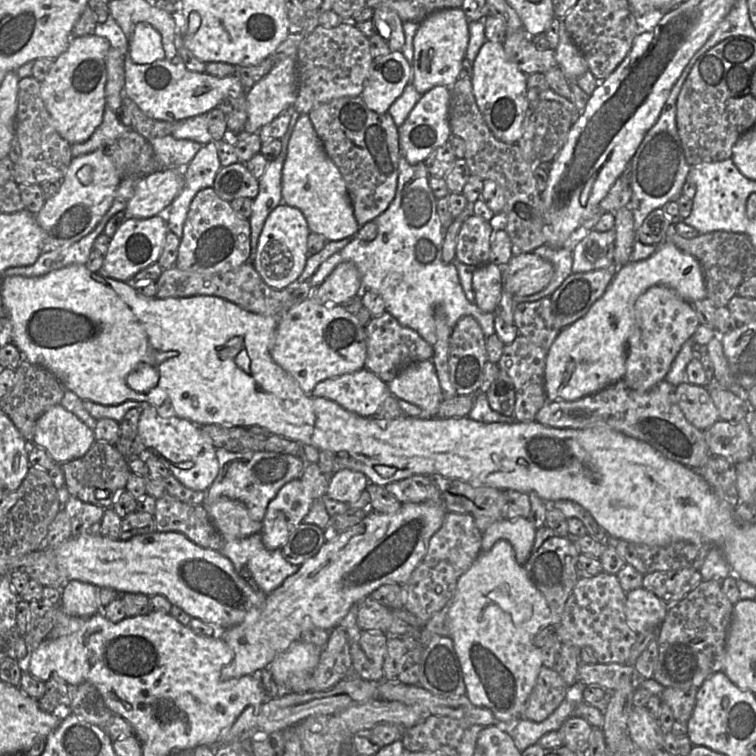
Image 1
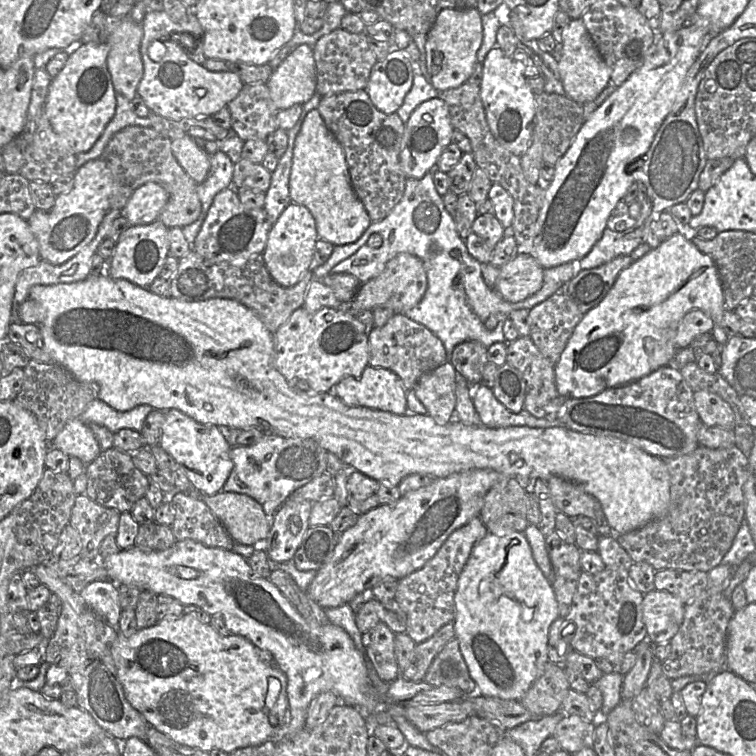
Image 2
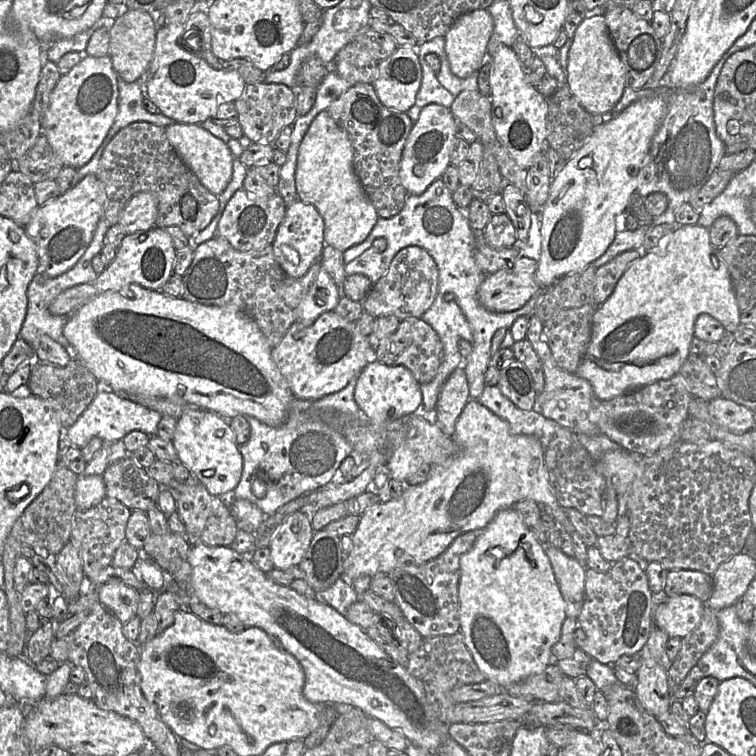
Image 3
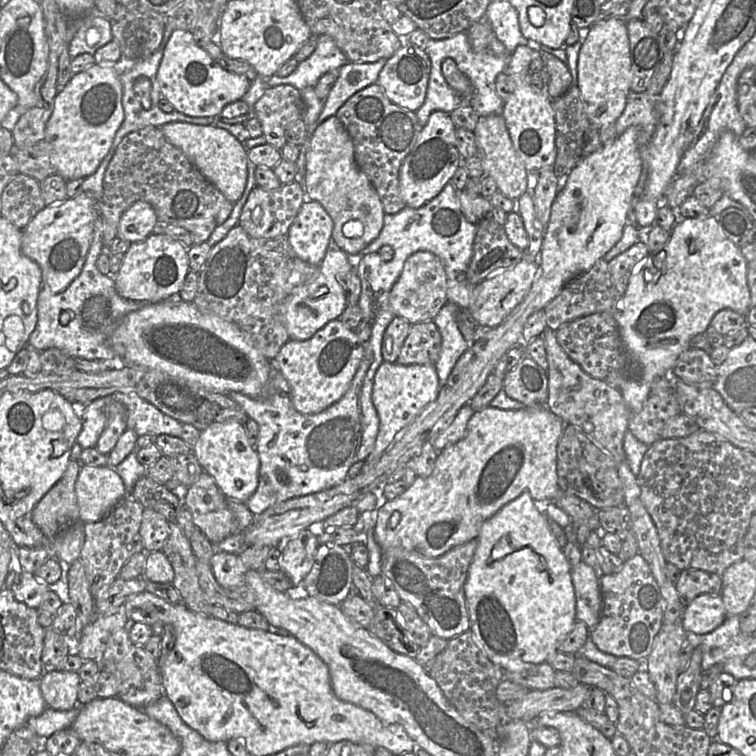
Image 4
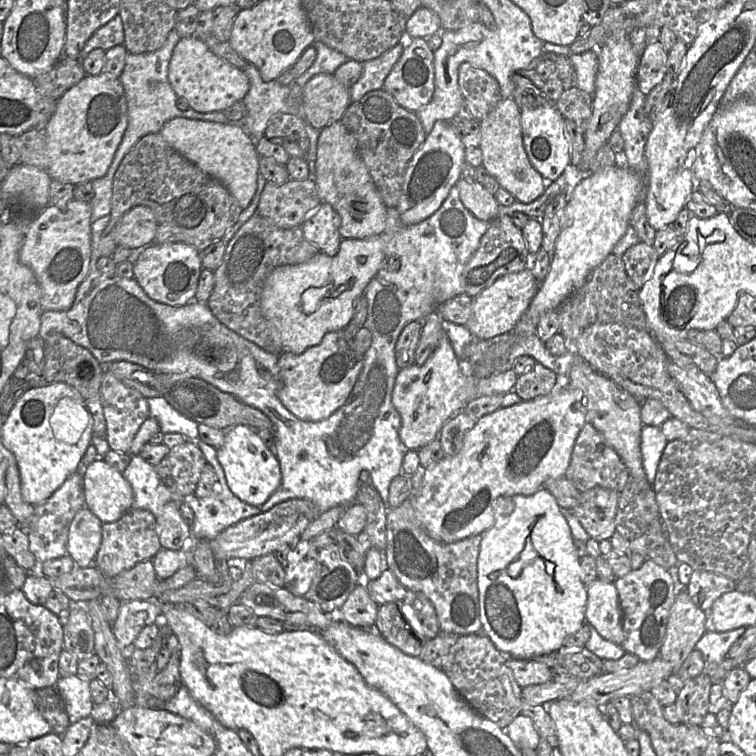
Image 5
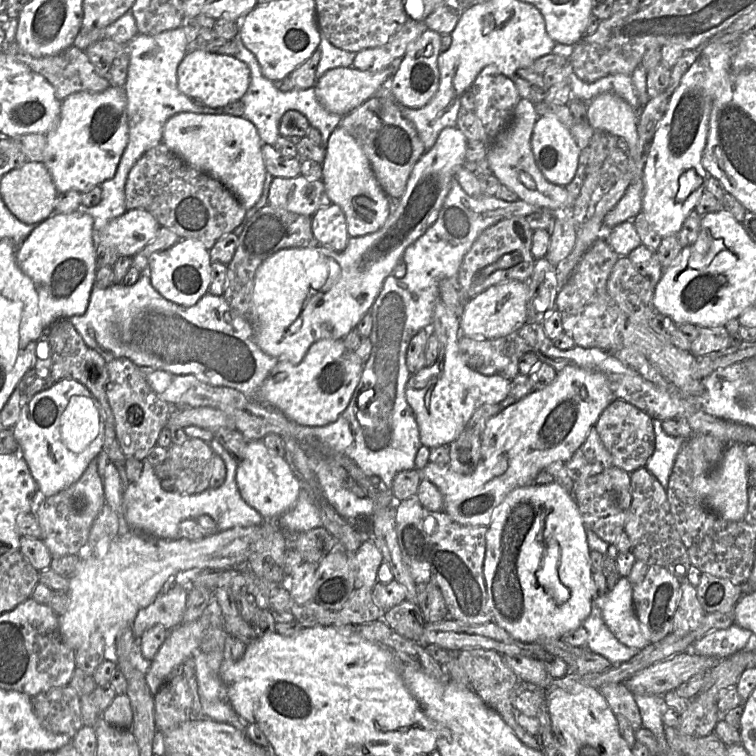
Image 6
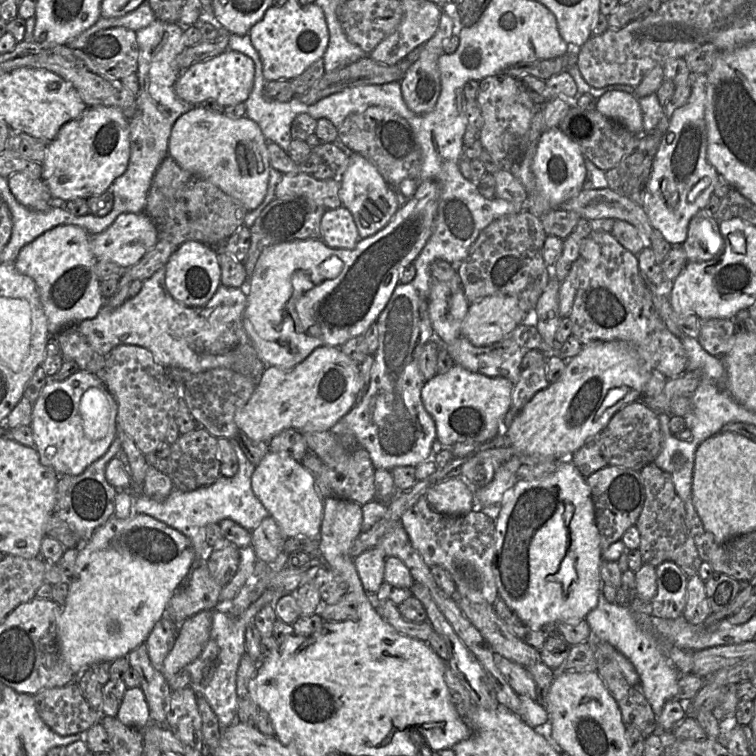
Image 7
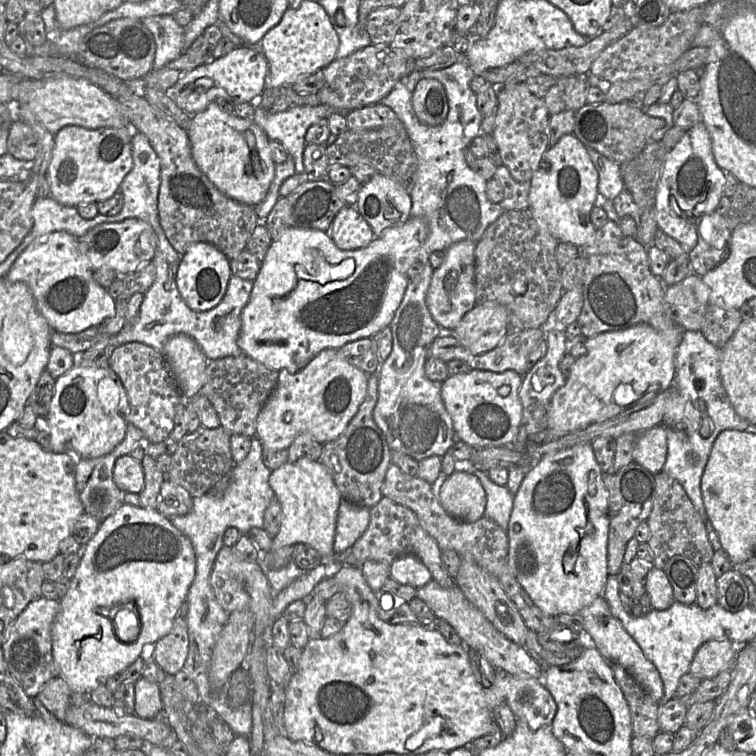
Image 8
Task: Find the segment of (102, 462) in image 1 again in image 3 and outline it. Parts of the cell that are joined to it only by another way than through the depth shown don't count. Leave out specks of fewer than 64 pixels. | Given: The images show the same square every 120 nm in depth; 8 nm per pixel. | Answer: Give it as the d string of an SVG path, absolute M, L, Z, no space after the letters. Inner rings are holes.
M132 456L109 463L102 474L105 483L105 498L113 498L132 511L146 512L157 508L157 499L162 488L138 466Z

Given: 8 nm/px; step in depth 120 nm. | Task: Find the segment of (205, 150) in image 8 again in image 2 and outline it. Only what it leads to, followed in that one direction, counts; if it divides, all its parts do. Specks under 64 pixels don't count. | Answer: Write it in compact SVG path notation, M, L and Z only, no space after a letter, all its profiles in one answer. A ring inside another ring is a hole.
M185 135L171 141L172 154L197 183L202 183L210 170L210 156L198 145L191 136Z

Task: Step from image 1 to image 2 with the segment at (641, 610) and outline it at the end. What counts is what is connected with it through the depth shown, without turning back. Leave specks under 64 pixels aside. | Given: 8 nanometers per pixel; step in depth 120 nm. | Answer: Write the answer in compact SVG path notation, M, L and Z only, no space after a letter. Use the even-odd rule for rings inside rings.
M668 591L644 594L642 612L647 638L654 644L670 641L683 622L684 607L685 603Z

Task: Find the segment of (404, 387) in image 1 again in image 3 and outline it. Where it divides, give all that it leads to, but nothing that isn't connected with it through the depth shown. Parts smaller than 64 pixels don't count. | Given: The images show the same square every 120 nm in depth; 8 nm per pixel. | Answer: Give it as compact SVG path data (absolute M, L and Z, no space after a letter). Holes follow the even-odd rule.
M458 367L443 385L434 409L435 423L445 435L452 437L456 422L469 400L466 374L463 367Z

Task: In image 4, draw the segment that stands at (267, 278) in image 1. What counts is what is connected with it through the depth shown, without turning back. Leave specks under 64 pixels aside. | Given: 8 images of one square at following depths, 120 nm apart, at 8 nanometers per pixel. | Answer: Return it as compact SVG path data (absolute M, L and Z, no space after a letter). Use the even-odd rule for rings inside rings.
M305 200L286 234L295 254L319 265L332 242L333 220L317 201Z

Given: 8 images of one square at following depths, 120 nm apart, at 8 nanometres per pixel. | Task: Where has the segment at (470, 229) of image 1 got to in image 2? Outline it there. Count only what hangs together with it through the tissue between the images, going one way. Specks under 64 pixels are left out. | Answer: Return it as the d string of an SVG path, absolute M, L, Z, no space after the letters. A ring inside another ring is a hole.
M479 215L465 239L468 252L480 263L490 263L496 244L504 237L505 227L495 215Z

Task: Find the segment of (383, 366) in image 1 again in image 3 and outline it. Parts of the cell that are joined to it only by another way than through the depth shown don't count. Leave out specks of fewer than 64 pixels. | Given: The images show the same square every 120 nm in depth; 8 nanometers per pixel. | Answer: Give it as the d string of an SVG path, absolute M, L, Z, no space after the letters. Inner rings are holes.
M421 318L401 320L391 336L380 340L374 349L375 360L389 366L404 366L420 385L429 383L437 374L443 360L444 347L436 331Z

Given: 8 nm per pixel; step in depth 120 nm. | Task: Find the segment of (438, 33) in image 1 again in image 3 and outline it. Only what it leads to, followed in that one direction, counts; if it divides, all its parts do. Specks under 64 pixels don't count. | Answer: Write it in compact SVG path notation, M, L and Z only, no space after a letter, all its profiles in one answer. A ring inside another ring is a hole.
M487 9L461 15L444 36L451 72L466 78L478 71L486 59L487 44L493 32L493 19Z

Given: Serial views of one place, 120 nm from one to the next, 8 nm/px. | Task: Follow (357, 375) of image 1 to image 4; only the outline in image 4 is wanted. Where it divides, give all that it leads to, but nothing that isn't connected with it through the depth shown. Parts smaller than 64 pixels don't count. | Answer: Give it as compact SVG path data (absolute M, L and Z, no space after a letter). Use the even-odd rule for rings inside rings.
M383 362L374 377L372 401L379 416L379 432L372 453L381 454L395 436L434 402L441 385L435 365L401 365Z

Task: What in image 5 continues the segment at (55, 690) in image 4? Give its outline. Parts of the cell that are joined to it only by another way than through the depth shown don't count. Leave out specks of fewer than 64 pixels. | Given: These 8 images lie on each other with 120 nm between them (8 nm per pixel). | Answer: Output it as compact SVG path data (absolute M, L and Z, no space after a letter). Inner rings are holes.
M71 675L60 677L54 686L63 700L71 724L91 715L94 703L89 682L78 675Z

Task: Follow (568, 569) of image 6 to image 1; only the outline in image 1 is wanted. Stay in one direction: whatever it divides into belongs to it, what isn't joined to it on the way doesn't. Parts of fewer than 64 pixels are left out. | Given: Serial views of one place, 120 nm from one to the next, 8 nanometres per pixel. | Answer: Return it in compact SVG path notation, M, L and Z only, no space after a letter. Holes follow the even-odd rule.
M498 540L490 550L480 552L470 568L459 578L449 602L450 638L453 640L466 686L466 696L472 704L489 709L508 734L523 718L526 701L543 667L542 647L546 644L551 624L551 611L544 595L528 578L515 558L511 543Z

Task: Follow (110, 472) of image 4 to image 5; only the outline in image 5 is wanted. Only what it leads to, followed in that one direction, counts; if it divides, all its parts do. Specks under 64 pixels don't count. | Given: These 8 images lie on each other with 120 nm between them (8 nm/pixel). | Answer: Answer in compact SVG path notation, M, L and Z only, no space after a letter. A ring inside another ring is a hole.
M98 458L84 468L87 507L101 522L119 520L133 505L133 490L117 469Z

